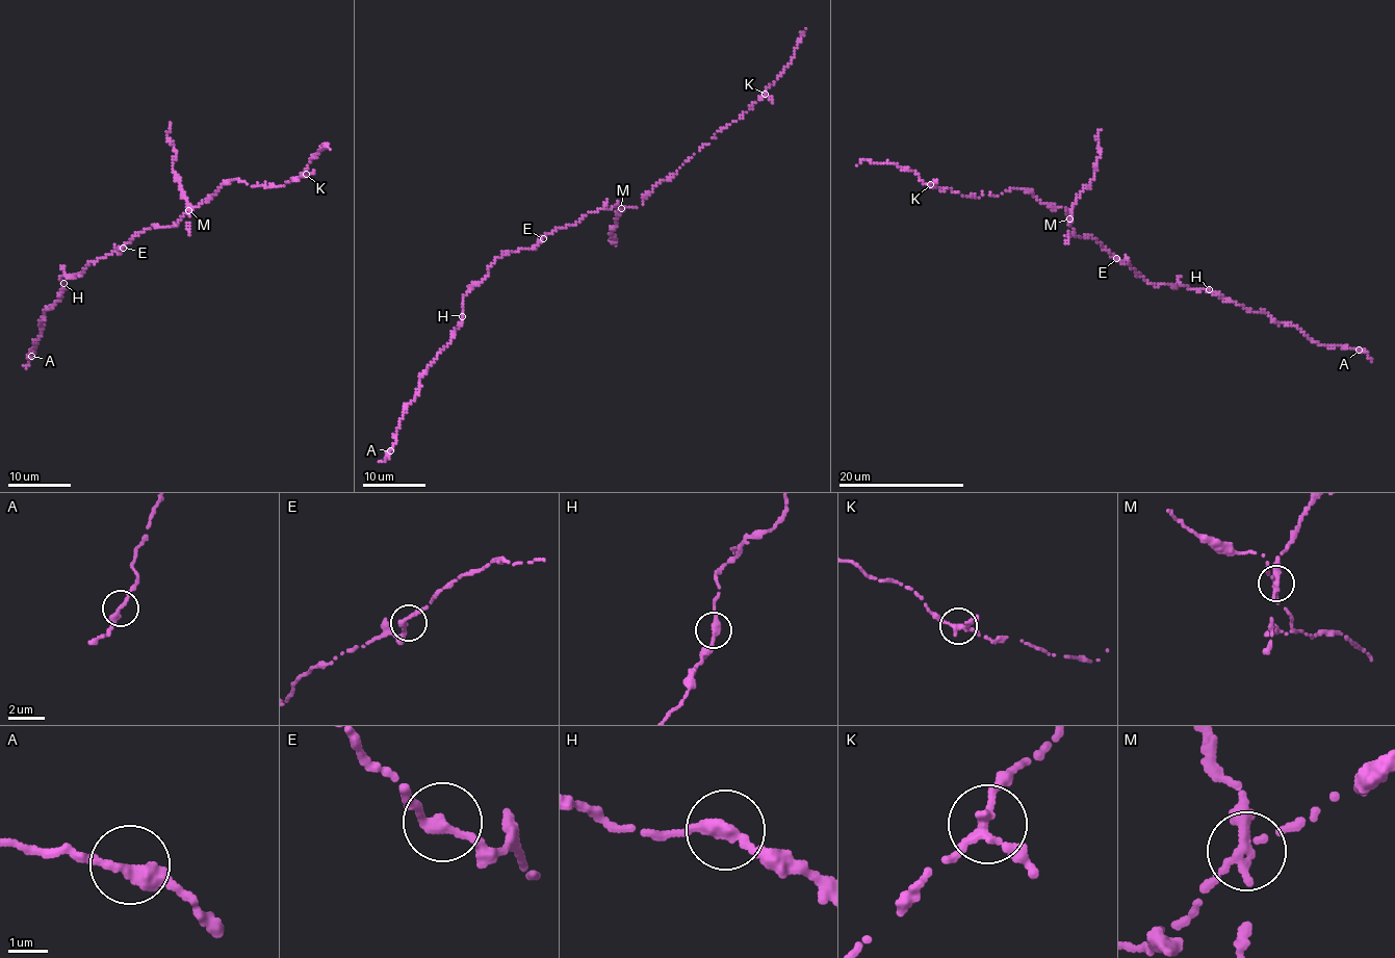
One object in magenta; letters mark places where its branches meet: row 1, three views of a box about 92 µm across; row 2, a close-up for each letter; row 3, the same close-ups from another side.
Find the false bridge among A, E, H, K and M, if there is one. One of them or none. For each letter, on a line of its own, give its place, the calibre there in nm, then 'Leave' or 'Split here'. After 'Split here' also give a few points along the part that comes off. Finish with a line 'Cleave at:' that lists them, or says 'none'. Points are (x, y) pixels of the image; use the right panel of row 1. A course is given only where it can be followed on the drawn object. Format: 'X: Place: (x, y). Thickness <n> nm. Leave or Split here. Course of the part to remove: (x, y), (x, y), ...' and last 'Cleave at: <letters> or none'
A: Place: (1359, 350). Thickness 320 nm. Leave
E: Place: (1116, 258). Thickness 280 nm. Leave
H: Place: (1209, 289). Thickness 280 nm. Leave
K: Place: (930, 184). Thickness 240 nm. Leave
M: Place: (1069, 218). Thickness 260 nm. Split here. Course of the part to remove: (1069, 219), (1077, 196), (1094, 177), (1100, 129)
Cleave at: M

